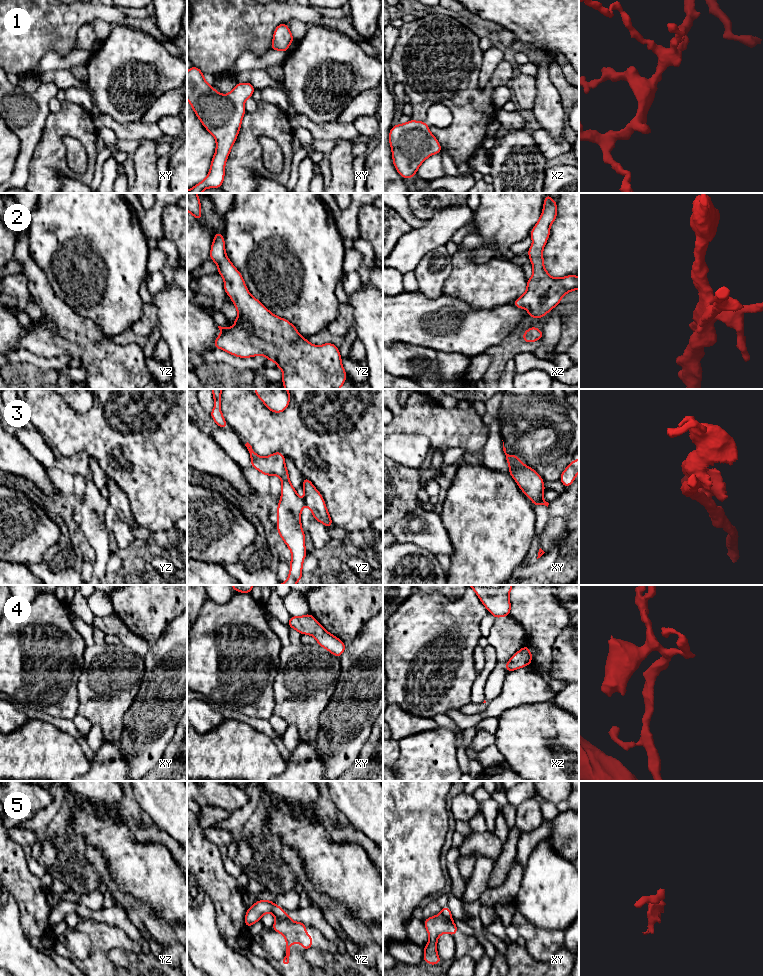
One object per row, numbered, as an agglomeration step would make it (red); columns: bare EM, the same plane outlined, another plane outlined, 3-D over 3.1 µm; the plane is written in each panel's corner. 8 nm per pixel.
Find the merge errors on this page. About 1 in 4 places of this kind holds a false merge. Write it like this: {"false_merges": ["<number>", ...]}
{"false_merges": ["3", "5"]}

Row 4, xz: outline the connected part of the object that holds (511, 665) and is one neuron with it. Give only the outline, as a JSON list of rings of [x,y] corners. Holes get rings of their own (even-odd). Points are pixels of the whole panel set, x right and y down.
[[[527,645],[516,652],[511,659],[506,663],[505,668],[508,672],[528,666],[532,661],[532,653]]]

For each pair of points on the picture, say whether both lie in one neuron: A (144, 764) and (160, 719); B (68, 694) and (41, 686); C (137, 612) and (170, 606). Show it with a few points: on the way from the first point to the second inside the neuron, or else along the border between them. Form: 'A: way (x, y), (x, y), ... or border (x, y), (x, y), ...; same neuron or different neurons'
A: way (144, 753), (144, 735), (149, 730); same neuron
B: way (61, 694), (57, 694), (48, 686); same neuron
C: way (145, 606), (162, 606); same neuron

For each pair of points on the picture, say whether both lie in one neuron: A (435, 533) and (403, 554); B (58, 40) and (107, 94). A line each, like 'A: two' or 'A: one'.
A: two
B: two

